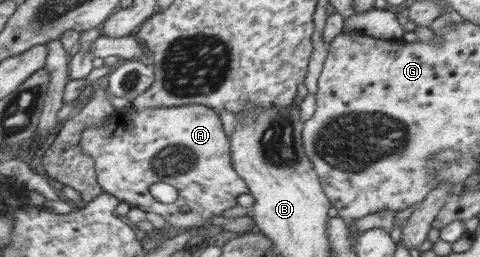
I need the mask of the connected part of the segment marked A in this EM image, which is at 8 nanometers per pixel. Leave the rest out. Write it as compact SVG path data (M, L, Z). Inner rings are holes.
M198 104L183 106L162 106L157 108L131 109L120 114L108 116L102 124L94 128L86 128L82 132L80 146L83 153L95 159L95 174L97 182L104 192L115 195L129 207L139 207L148 213L162 215L168 226L177 231L194 227L202 227L208 219L220 216L222 211L236 205L236 199L248 193L245 178L234 169L232 159L233 149L230 149L230 139L222 131L222 123L214 108ZM164 182L177 186L180 191L174 203L162 203L152 197L150 185Z

